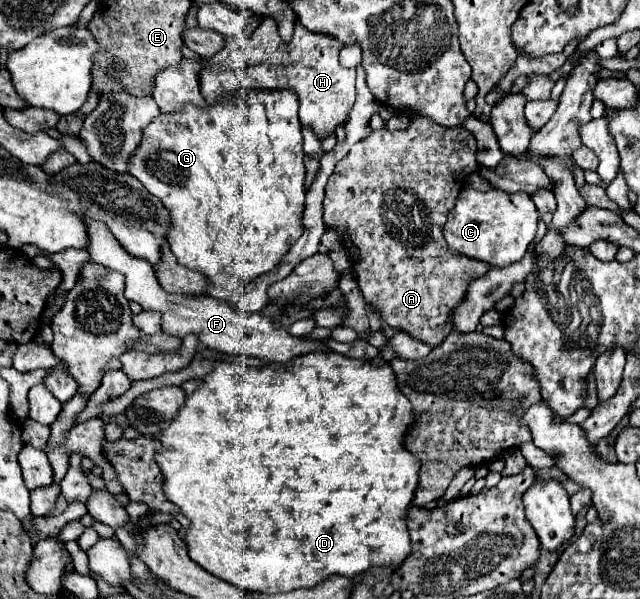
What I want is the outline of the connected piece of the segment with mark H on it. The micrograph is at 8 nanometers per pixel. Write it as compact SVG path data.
M260 18L258 28L244 44L230 44L230 38L226 38L224 48L206 60L200 72L200 92L208 104L214 104L218 98L232 96L240 90L292 88L300 100L300 122L312 126L314 132L324 138L348 118L356 96L356 70L340 64L338 54L342 48L344 44L336 42L336 38L328 38L328 34L310 34L310 30L300 26L300 20L296 20L292 42L284 42L276 24L270 18Z

